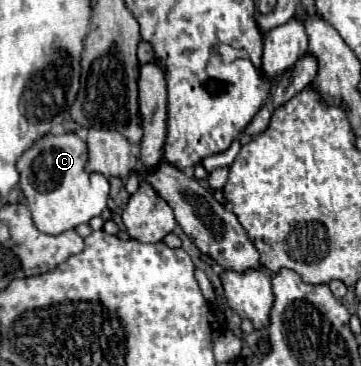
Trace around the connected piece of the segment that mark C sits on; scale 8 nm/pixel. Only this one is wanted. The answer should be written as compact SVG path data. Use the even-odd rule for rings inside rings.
M63 133L57 137L47 135L19 157L19 187L39 231L59 235L63 231L75 229L81 223L87 223L95 215L101 215L101 211L107 207L109 183L101 173L87 173L85 163L87 147L85 141L79 139L75 133ZM39 169L43 169L43 181L37 177Z

